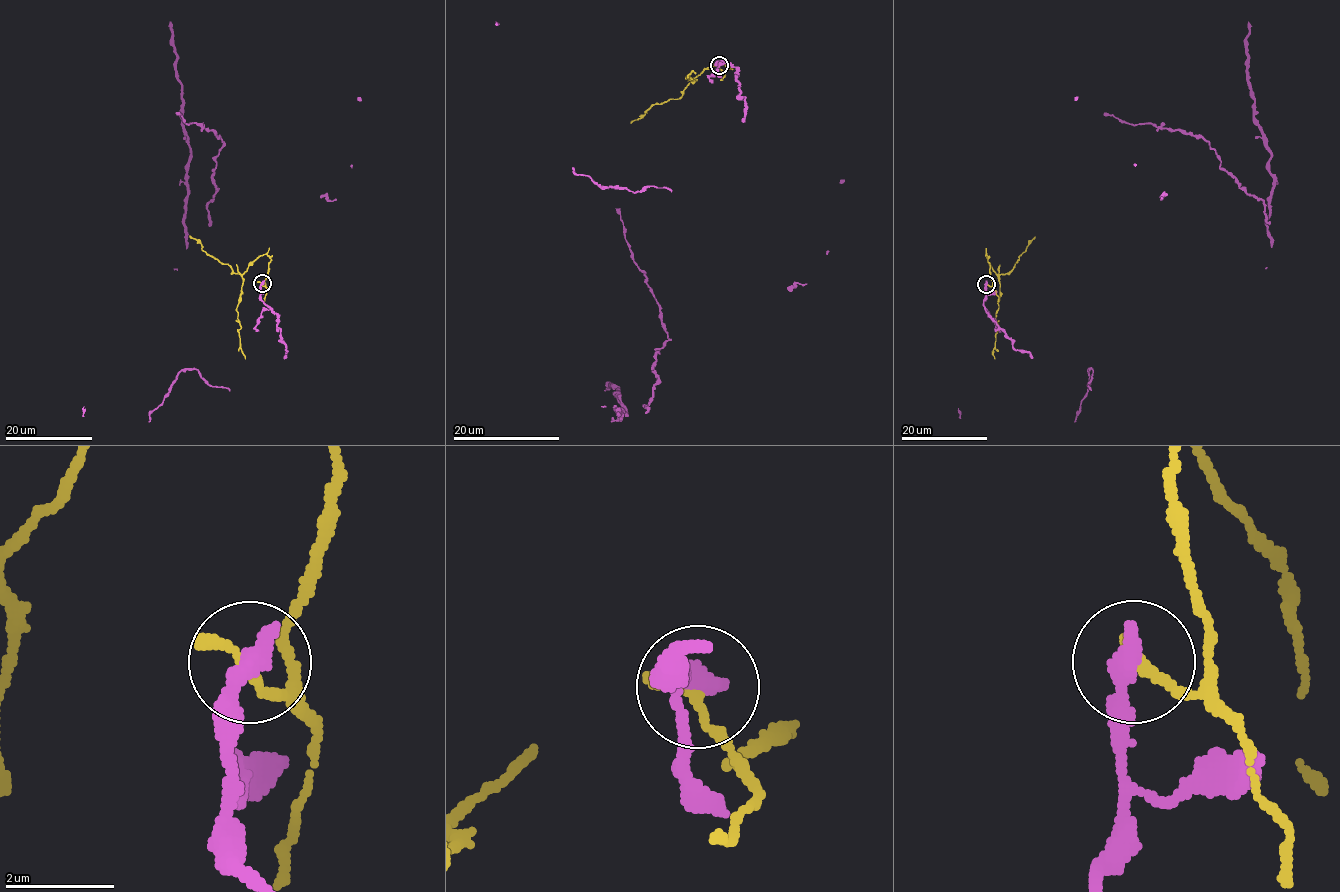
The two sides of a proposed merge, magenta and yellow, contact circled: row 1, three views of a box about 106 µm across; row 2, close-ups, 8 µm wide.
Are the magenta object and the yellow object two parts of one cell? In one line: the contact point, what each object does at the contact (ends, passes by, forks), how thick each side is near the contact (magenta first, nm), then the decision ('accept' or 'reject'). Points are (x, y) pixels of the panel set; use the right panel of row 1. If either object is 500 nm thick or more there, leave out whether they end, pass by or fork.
place (986, 284); magenta ends; yellow ends; calibres 440 and 260 nm; reject

